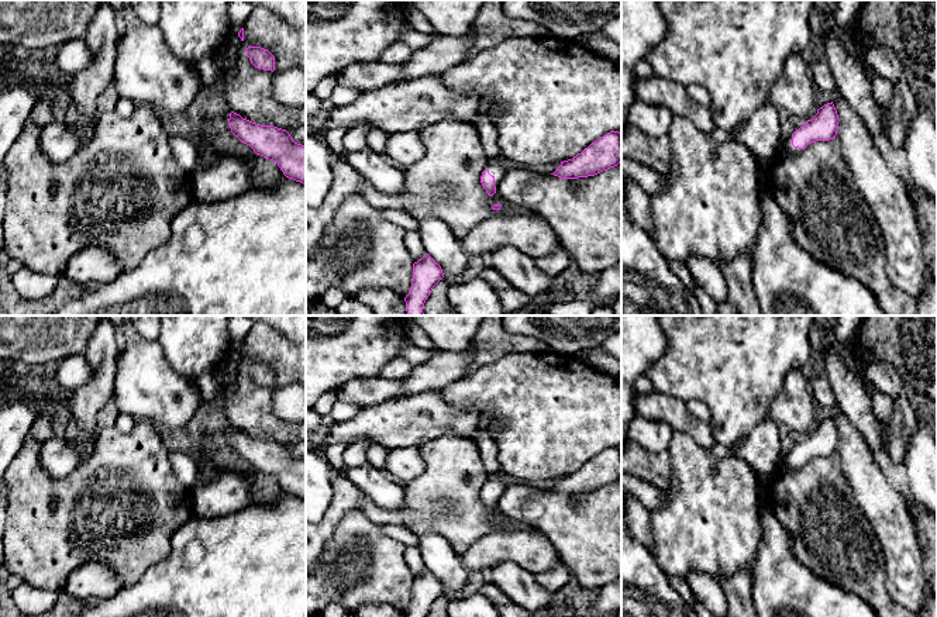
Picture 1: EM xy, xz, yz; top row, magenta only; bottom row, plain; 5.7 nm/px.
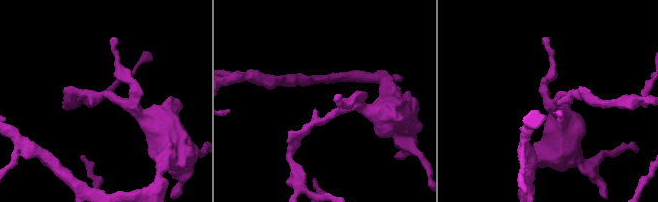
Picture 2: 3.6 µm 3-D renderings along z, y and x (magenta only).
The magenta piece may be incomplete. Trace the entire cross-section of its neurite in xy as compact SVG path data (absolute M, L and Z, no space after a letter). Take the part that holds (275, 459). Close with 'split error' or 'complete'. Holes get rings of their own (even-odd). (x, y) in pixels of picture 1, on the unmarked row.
M234 427L228 438L231 448L256 470L276 478L286 493L306 500L306 462L294 458L286 445L252 438Z | complete

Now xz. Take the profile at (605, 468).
M610 447L599 452L572 475L561 478L551 490L561 494L578 494L595 492L603 486L617 482L621 478L621 449Z | complete

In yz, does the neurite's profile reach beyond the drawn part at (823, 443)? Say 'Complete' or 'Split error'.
Complete

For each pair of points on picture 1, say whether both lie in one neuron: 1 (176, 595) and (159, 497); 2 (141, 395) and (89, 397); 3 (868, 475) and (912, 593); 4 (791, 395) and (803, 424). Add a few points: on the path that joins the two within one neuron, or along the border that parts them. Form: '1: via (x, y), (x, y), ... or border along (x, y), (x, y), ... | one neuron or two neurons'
1: border along (185, 521), (174, 533), (169, 552), (144, 572) | two neurons
2: border along (117, 364), (114, 395), (112, 397) | two neurons
3: via (882, 505), (896, 531), (902, 564) | one neuron
4: via (793, 402), (793, 407), (801, 417) | one neuron

